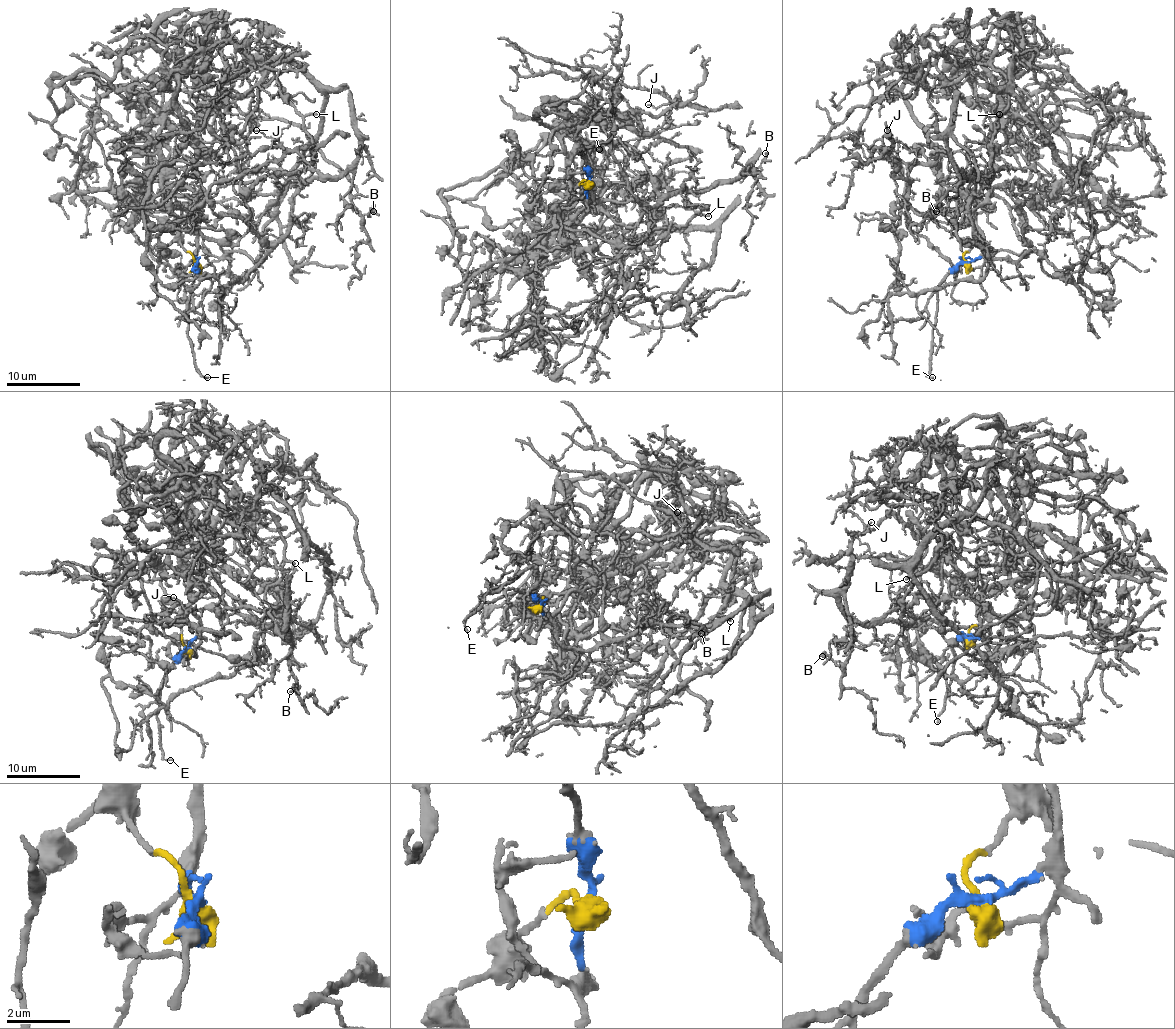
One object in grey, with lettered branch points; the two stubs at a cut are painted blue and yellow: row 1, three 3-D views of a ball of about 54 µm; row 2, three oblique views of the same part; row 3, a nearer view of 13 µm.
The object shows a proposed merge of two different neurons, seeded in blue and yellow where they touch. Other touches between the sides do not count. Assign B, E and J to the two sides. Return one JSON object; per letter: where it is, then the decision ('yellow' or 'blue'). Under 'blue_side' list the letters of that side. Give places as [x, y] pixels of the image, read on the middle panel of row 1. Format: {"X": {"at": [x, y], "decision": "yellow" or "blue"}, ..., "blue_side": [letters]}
{"B": {"at": [765, 153], "decision": "yellow"}, "E": {"at": [599, 149], "decision": "blue"}, "J": {"at": [648, 104], "decision": "yellow"}, "blue_side": ["E"]}

